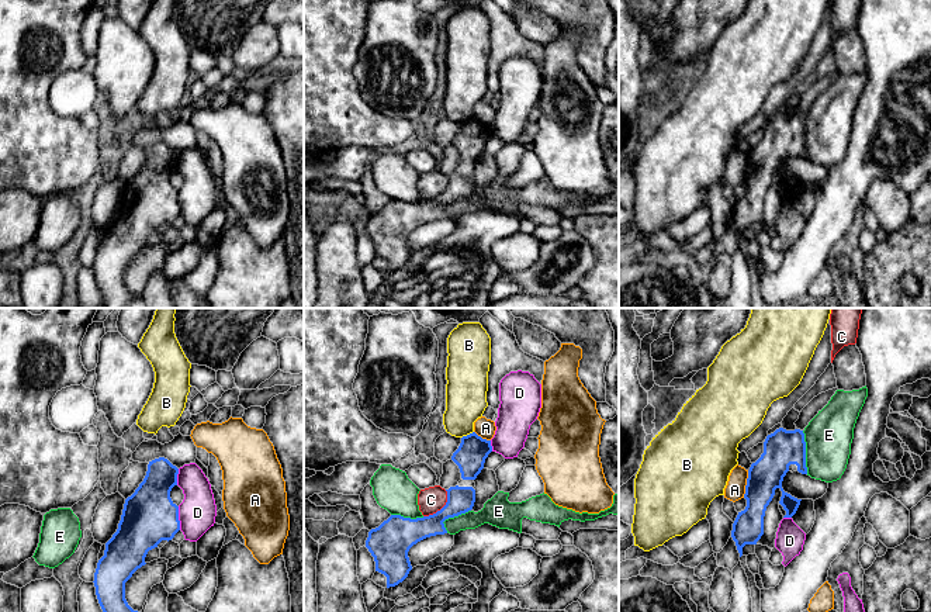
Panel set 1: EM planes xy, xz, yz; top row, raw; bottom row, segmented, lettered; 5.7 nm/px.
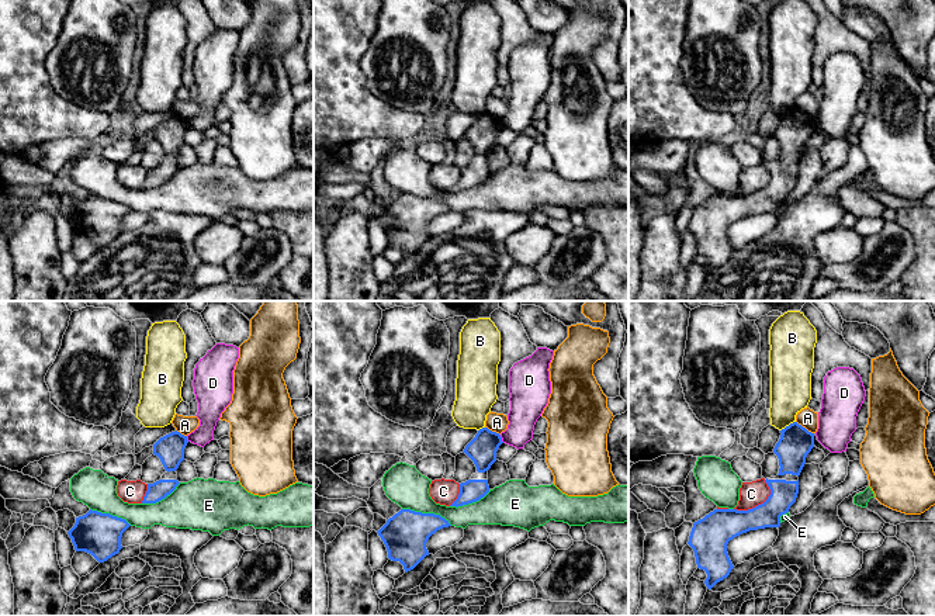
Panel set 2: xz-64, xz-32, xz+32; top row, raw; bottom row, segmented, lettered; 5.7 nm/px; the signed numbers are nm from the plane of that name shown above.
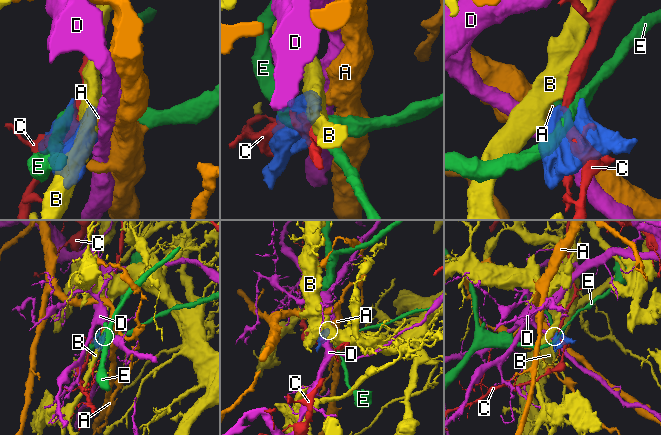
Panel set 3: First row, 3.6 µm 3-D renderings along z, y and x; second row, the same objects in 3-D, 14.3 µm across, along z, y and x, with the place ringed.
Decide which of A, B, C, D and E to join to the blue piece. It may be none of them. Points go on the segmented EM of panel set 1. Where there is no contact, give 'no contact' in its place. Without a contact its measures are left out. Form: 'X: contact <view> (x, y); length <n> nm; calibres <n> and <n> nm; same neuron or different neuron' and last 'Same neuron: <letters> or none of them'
A: contact yz (747, 484); length 160 nm; calibres 190 and 120 nm; different neuron
B: contact xz (467, 435); length 80 nm; calibres 170 and 240 nm; different neuron
C: contact xz (442, 508); length 200 nm; calibres 170 and 150 nm; different neuron
D: contact xy (177, 518); length 140 nm; calibres 300 and 220 nm; different neuron
E: contact yz (805, 452); length 260 nm; calibres 200 and 280 nm; different neuron
Same neuron: none of them

